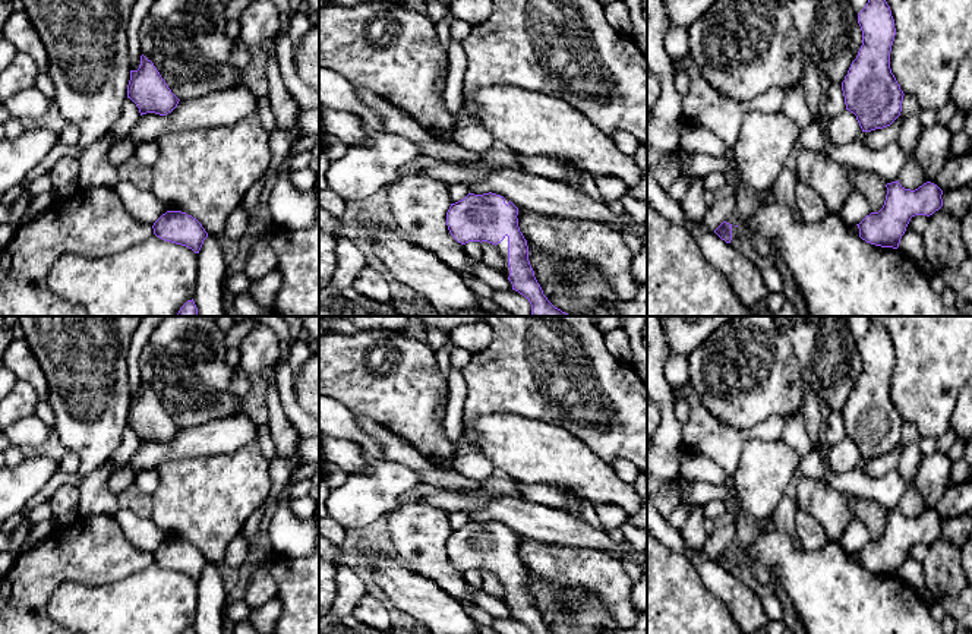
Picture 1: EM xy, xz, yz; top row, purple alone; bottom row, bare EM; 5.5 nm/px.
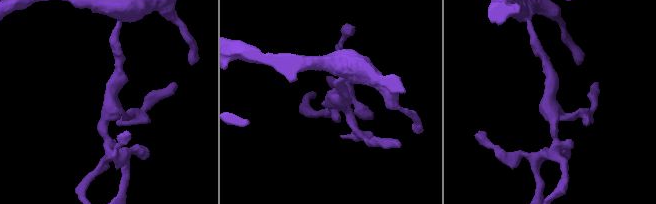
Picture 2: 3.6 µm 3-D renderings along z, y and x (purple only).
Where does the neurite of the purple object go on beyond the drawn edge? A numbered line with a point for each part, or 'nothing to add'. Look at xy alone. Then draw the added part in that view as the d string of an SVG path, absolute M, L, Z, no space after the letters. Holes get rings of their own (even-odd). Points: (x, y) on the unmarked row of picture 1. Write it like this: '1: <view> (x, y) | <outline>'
nothing to add

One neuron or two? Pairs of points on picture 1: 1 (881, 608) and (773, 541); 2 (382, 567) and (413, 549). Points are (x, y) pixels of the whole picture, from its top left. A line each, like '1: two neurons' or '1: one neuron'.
1: one neuron
2: two neurons

